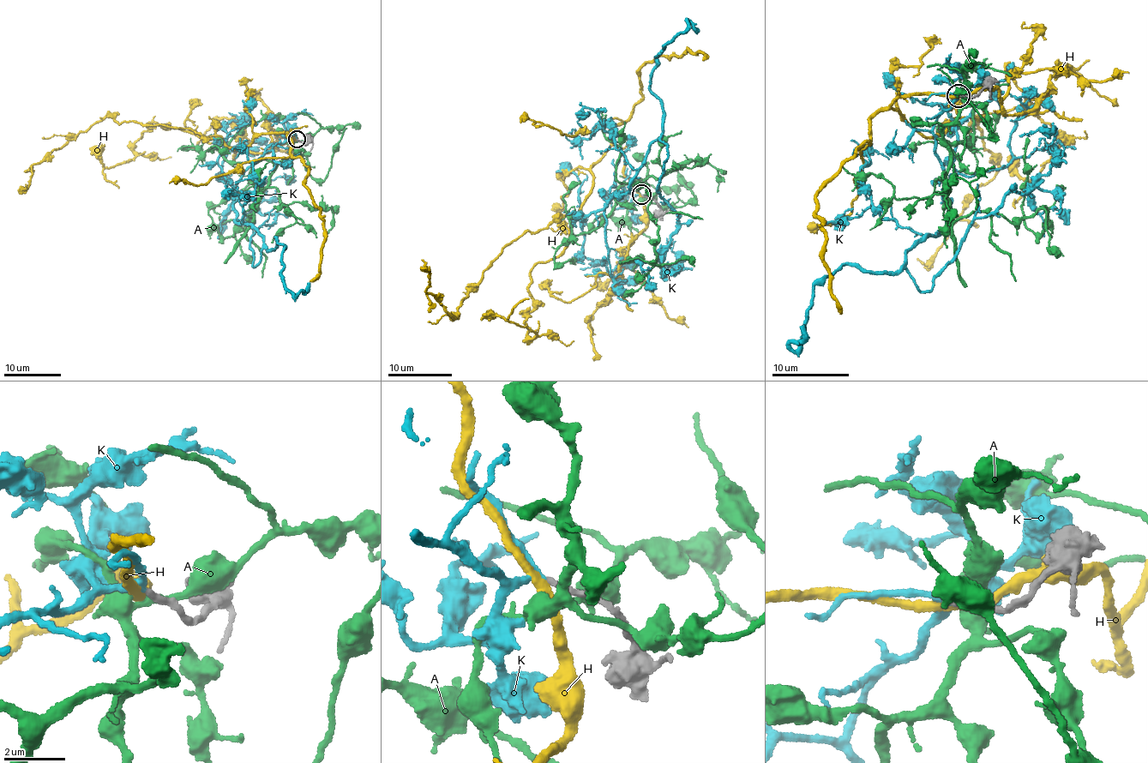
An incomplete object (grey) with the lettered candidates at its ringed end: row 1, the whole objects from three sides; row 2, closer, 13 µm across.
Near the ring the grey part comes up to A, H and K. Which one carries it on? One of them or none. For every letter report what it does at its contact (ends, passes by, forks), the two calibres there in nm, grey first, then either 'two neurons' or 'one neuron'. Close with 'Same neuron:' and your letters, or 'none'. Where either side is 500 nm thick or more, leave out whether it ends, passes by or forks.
A: it passes by; calibres 240 and 240 nm; two neurons
H: it passes by; calibres 200 and 280 nm; two neurons
K: it passes by; calibres 200 and 170 nm; one neuron
Same neuron: K

